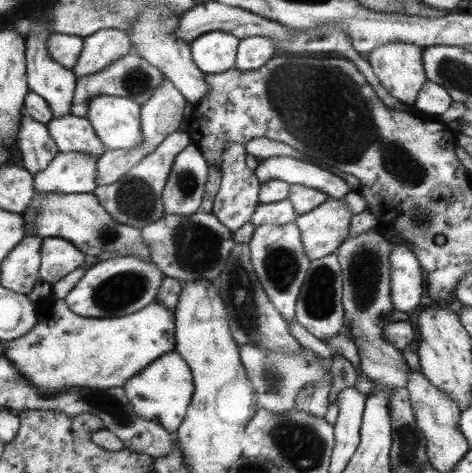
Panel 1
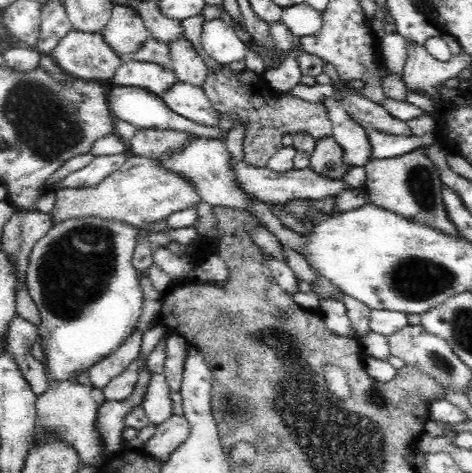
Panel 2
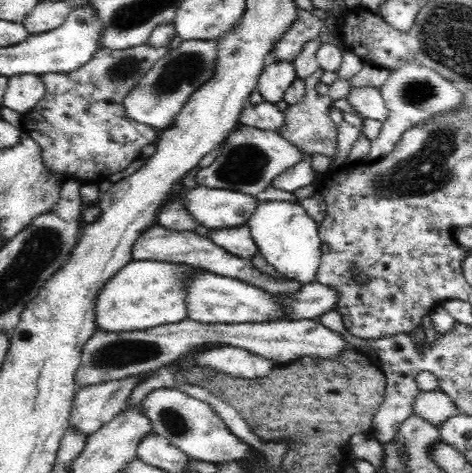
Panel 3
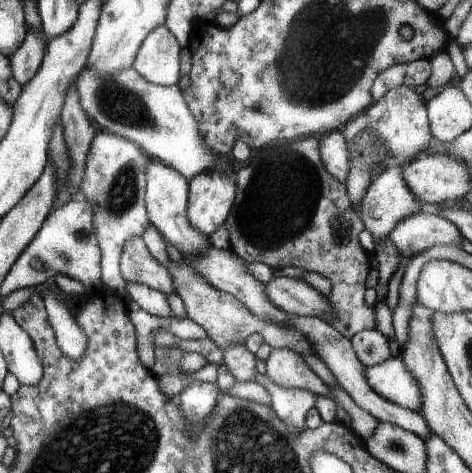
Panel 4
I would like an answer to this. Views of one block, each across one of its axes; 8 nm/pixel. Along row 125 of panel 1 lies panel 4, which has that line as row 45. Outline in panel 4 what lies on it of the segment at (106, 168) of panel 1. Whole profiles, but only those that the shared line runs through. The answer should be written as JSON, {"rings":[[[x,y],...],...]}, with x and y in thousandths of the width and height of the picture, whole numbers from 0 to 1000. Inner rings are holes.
{"rings":[[[354,55],[320,63],[299,93],[282,144],[320,178],[358,186],[383,165],[383,93]]]}

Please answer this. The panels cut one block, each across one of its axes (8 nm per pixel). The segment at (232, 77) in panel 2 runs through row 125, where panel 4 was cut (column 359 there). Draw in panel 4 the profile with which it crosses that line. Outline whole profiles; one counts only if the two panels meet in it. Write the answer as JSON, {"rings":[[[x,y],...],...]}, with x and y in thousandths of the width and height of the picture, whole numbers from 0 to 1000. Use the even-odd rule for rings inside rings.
{"rings":[[[629,292],[621,300],[574,309],[549,317],[523,351],[511,351],[494,372],[502,410],[472,482],[485,490],[485,529],[519,558],[549,554],[570,567],[629,562],[646,575],[680,579],[701,600],[701,617],[689,630],[697,655],[684,660],[676,677],[706,689],[722,710],[744,715],[765,698],[790,698],[799,677],[794,651],[773,638],[778,588],[786,575],[782,533],[756,512],[756,495],[773,486],[773,478],[744,431],[735,389],[693,364],[672,300],[672,292]]]}

